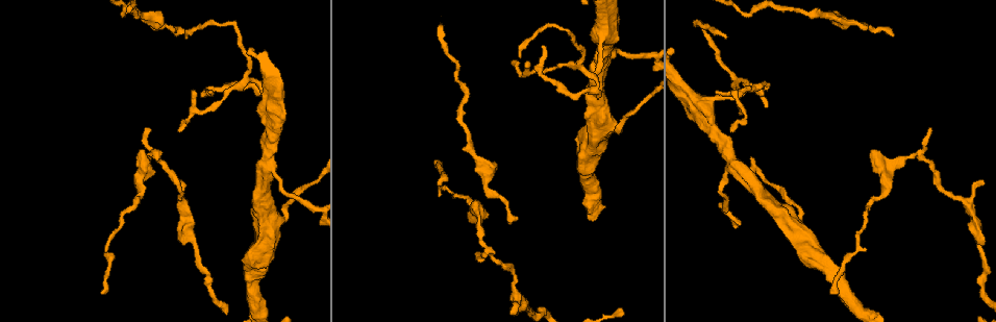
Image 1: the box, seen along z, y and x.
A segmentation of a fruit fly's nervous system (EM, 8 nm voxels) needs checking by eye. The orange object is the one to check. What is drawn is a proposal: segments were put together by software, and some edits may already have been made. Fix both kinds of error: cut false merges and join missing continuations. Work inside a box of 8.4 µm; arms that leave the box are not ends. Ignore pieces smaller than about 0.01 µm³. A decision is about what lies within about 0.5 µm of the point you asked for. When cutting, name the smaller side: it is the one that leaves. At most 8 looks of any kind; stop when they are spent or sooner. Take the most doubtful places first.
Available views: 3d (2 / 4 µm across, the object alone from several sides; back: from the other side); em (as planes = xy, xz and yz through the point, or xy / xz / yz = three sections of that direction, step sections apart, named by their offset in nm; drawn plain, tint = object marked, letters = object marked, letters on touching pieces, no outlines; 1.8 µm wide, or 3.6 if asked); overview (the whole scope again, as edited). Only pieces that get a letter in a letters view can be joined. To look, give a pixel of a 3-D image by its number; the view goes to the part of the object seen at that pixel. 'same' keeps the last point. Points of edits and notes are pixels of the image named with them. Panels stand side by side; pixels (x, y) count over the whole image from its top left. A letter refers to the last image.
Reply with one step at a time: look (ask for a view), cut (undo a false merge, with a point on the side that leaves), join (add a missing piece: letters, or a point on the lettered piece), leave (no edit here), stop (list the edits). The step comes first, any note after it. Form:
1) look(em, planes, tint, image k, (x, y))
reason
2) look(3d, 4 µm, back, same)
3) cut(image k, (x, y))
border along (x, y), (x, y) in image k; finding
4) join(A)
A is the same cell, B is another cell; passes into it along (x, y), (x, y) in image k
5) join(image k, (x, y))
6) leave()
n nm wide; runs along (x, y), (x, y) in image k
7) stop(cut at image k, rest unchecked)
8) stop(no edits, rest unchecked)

look(em, 3.6 µm, planes, letters, image 1, (610, 126))
calibre changes

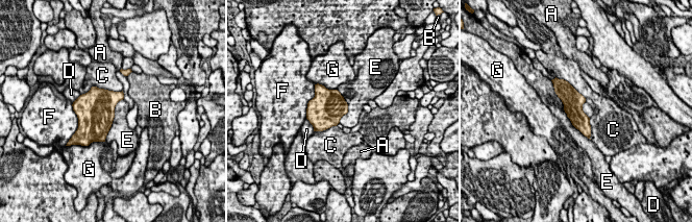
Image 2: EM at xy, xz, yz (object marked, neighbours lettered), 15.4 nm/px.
leave()
A, B, C, D, E, F and G are other cells; border along (552, 82), (566, 116), (590, 140) in image 2; one cell here

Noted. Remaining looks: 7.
look(em, planes, tint, image 1, (484, 186))
abrupt turn

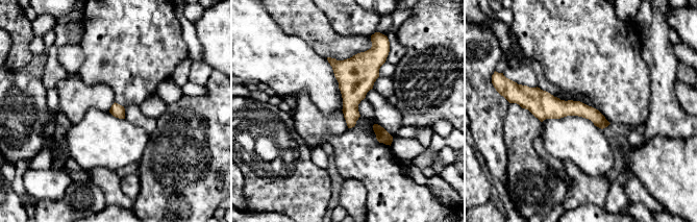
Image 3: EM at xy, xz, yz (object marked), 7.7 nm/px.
look(em, planes, letters, same)
see the neighbours

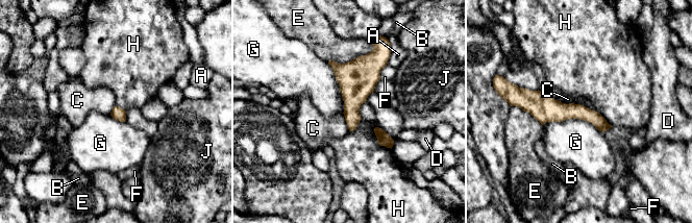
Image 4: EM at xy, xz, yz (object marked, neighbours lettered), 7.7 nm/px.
leave()
A, B, C, D, E, F, G, H and J are other cells; border along (560, 101), (579, 104) in image 4; one cell here

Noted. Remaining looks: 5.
look(em, planes, letters, image 1, (476, 229))
calibre changes

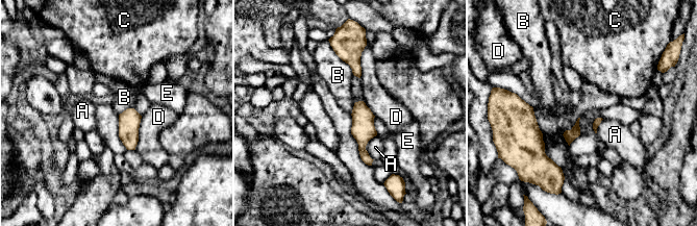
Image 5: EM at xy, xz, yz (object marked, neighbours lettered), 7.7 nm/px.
leave()
A, B, C, D and E are other cells; border along (532, 107), (544, 152), (565, 176) in image 5; one cell here

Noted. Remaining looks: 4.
look(em, xz, step 16, tint, image 1, (602, 33))
two arms in line, one across

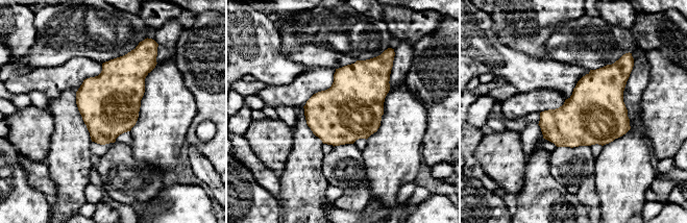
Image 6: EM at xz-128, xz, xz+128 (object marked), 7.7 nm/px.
look(em, planes, letters, same)

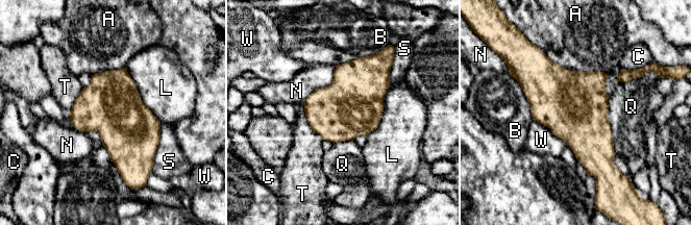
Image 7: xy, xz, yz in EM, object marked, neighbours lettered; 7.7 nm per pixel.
leave()
A, B, C, L, N, Q, S, T and W are other cells; border along (336, 66), (332, 80), (302, 103) in image 7; all the same cell

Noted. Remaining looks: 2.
stop(no edits, rest unchecked)

